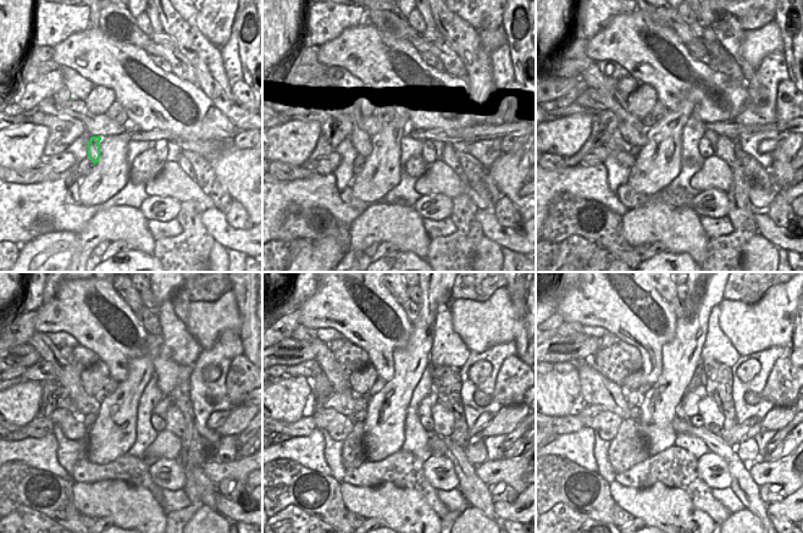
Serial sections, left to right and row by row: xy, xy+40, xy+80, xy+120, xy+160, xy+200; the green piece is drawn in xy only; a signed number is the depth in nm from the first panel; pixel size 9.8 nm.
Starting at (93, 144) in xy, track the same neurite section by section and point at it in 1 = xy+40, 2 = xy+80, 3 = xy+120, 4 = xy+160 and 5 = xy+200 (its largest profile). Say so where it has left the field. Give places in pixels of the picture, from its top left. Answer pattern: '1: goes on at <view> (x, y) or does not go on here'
1: goes on at xy+40 (361, 139)
2: goes on at xy+80 (635, 134)
3: goes on at xy+120 (67, 377)
4: goes on at xy+160 (324, 356)
5: goes on at xy+200 (568, 328)

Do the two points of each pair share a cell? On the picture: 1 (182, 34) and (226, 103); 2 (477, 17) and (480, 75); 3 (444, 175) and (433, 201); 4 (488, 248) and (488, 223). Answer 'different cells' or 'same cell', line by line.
1: same cell
2: different cells
3: different cells
4: different cells

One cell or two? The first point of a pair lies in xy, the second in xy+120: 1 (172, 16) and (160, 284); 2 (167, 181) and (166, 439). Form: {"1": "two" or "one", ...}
{"1": "two", "2": "one"}

